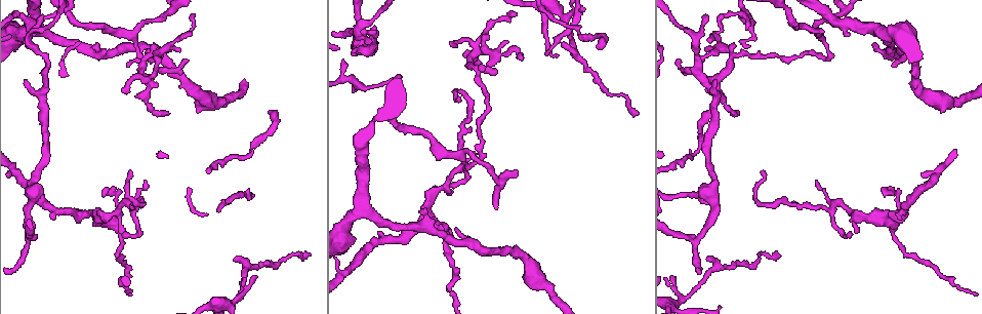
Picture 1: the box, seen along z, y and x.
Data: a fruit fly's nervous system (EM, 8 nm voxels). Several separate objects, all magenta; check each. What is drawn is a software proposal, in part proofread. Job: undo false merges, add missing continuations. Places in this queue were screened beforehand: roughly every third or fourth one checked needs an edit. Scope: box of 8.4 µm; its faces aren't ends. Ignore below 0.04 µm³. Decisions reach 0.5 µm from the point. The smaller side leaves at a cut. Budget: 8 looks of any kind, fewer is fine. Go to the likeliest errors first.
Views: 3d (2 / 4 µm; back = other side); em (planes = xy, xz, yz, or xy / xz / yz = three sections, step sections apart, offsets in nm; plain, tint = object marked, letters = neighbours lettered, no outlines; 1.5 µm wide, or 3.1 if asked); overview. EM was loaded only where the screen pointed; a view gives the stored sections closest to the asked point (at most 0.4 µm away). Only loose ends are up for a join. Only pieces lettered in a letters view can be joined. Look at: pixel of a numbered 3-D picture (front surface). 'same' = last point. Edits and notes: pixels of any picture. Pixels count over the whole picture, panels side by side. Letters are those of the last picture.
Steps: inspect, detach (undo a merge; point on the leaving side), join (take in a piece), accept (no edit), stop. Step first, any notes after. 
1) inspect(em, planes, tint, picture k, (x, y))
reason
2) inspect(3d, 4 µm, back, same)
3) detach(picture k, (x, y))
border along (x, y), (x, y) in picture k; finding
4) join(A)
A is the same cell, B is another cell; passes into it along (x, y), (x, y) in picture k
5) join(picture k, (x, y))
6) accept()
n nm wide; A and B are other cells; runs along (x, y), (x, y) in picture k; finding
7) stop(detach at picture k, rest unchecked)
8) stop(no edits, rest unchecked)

inspect(em, planes, letters, picture 1, (816, 180))
tapers out

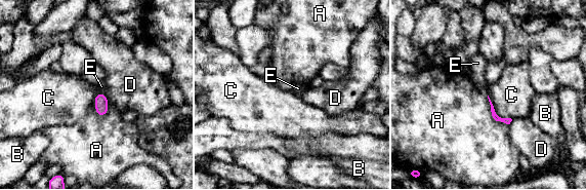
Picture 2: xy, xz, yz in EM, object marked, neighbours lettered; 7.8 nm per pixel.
accept()
A, B, C, D and E are other cells; border along (488, 96), (494, 111), (511, 119) in picture 2; no lettered piece goes on from it

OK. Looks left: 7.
inspect(em, planes, plain, picture 1, (737, 113))
thin end

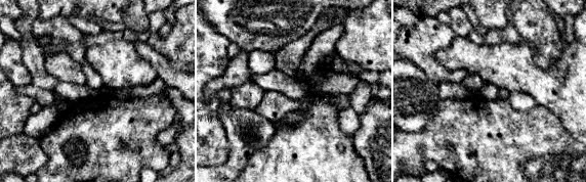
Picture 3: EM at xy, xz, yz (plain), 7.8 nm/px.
inspect(em, planes, letters, same)

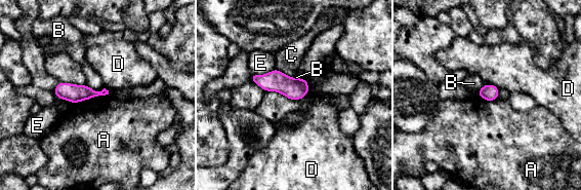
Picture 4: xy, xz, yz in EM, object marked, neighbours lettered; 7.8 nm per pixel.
accept()
120 nm wide; A, B, C, D and E are other cells; runs along (253, 76), (305, 89) in picture 4; no lettered piece goes on from it

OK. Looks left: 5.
inspect(em, planes, tint, picture 1, (780, 254))
tapers out

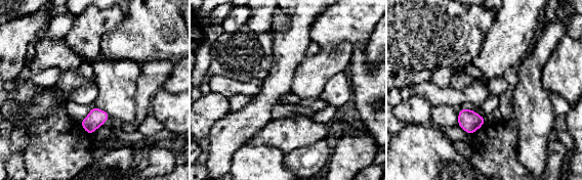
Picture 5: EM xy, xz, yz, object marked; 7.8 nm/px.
inspect(em, planes, letters, same)
see the neighbours

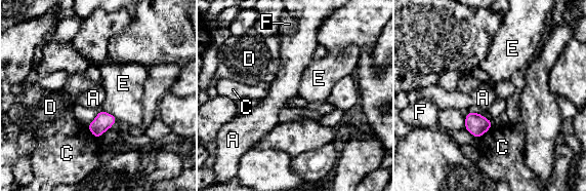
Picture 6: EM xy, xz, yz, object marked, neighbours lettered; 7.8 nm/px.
accept()
140 nm wide; A, C, D, E and F are other cells; border along (493, 124), (479, 139) in picture 6; none of them fits

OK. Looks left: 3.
stop(no edits, rest unchecked)

